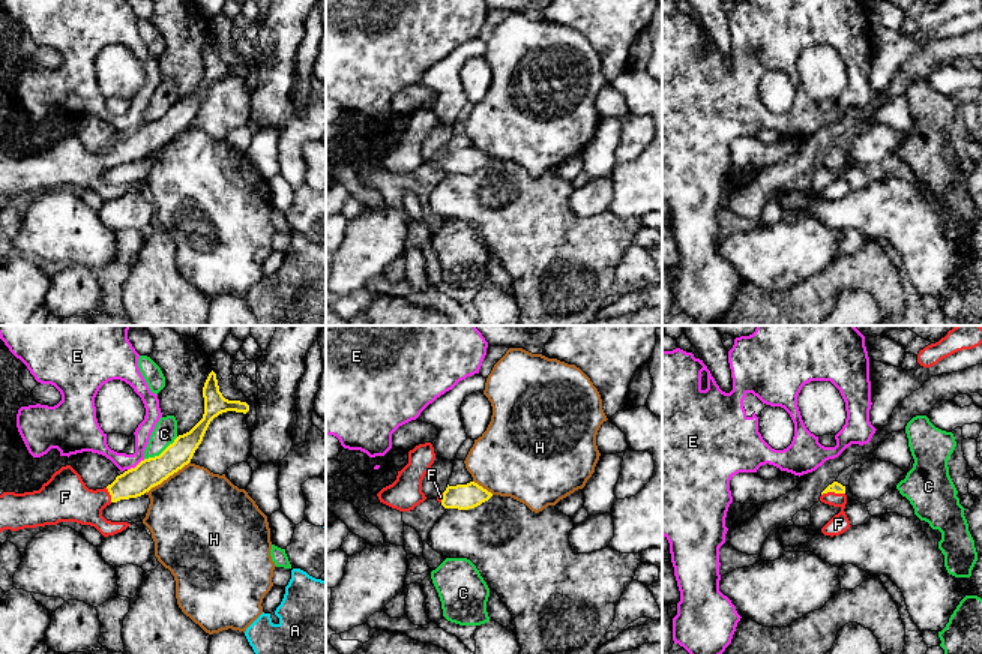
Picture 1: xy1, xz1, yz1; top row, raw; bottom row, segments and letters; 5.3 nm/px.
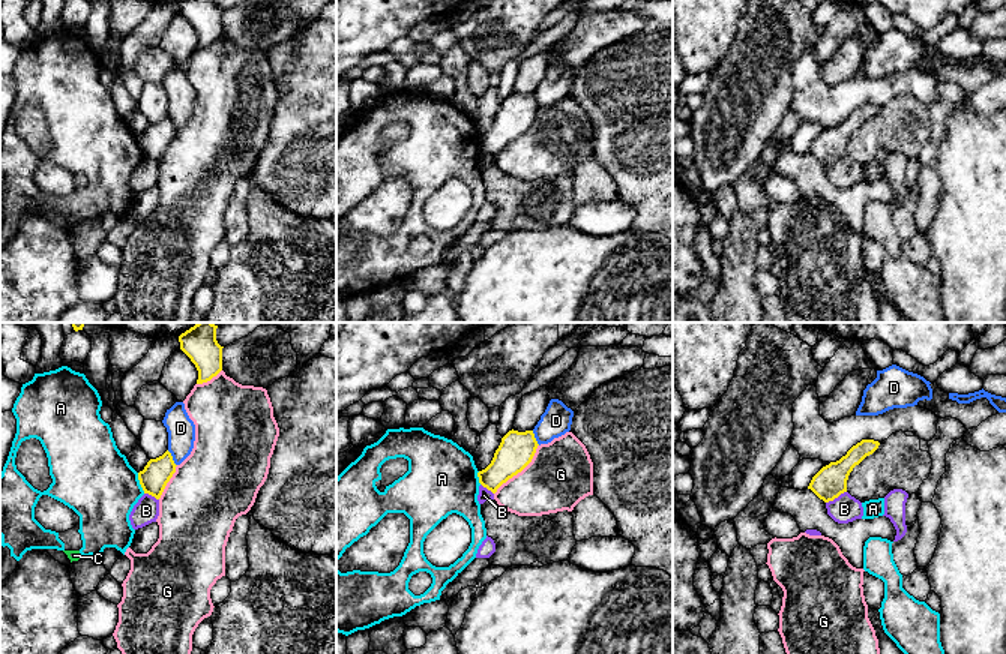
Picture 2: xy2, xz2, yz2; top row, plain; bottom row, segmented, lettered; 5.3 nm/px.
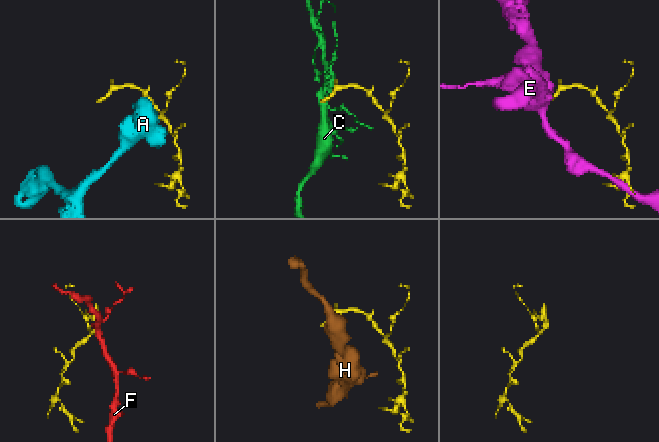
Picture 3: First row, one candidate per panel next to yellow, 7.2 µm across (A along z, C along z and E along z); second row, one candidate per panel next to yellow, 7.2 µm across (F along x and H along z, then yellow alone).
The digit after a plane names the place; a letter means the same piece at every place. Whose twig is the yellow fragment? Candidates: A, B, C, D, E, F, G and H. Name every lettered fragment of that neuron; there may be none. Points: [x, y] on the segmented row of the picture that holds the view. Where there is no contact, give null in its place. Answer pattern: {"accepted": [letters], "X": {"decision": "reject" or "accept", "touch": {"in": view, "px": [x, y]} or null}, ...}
{"accepted": ["F"], "A": {"decision": "reject", "touch": {"in": "xy2", "px": [140, 483]}}, "B": {"decision": "reject", "touch": {"in": "yz2", "px": [835, 497]}}, "C": {"decision": "reject", "touch": {"in": "xy1", "px": [162, 452]}}, "D": {"decision": "reject", "touch": {"in": "xy2", "px": [171, 458]}}, "E": {"decision": "reject", "touch": {"in": "xy1", "px": [137, 465]}}, "F": {"decision": "accept", "touch": {"in": "yz1", "px": [832, 491]}}, "G": {"decision": "reject", "touch": {"in": "xz2", "px": [520, 471]}}, "H": {"decision": "reject", "touch": {"in": "xy1", "px": [167, 477]}}}

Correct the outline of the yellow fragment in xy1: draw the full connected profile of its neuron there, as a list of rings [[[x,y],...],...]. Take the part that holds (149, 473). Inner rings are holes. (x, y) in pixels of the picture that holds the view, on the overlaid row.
[[[212,370],[203,387],[204,414],[203,418],[186,434],[179,435],[159,456],[141,460],[135,468],[117,476],[116,480],[104,489],[89,489],[81,476],[71,466],[62,466],[39,490],[15,494],[3,492],[0,495],[0,532],[5,530],[18,531],[59,522],[77,522],[95,526],[104,537],[114,536],[126,530],[128,522],[111,522],[102,516],[102,510],[111,502],[137,498],[161,484],[170,476],[188,465],[203,441],[210,422],[222,412],[236,411],[246,414],[249,405],[240,400],[228,400],[219,392],[216,374]]]

